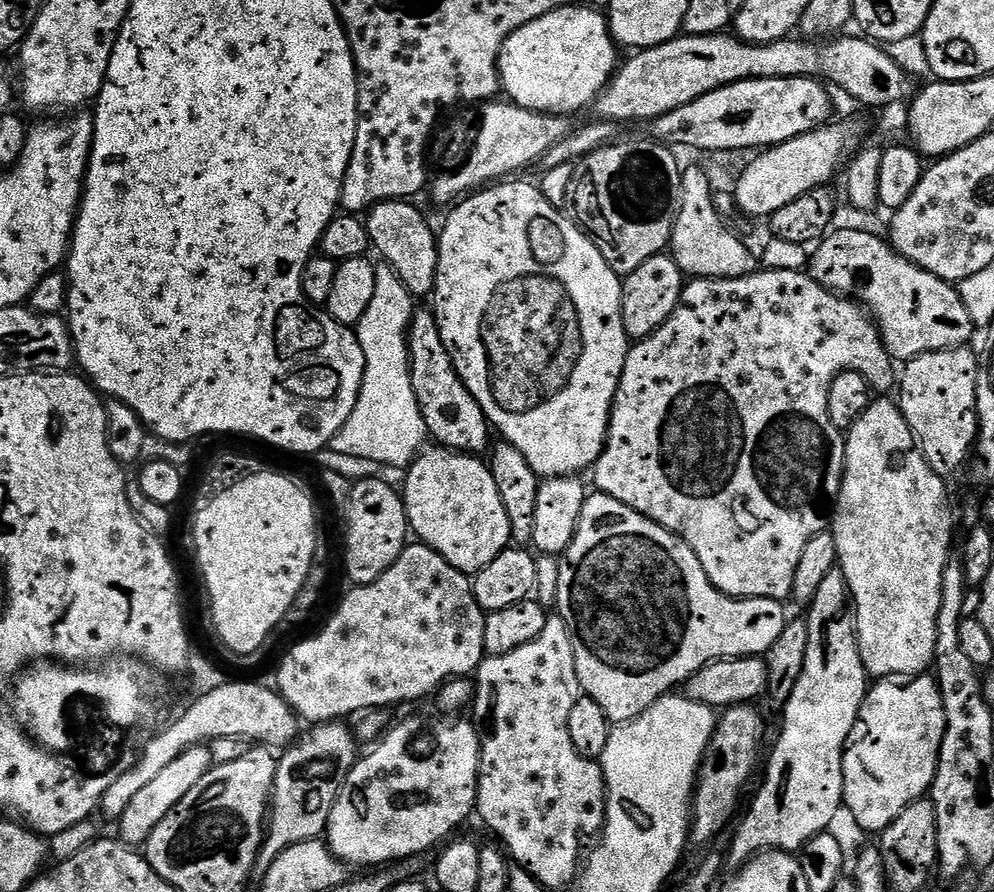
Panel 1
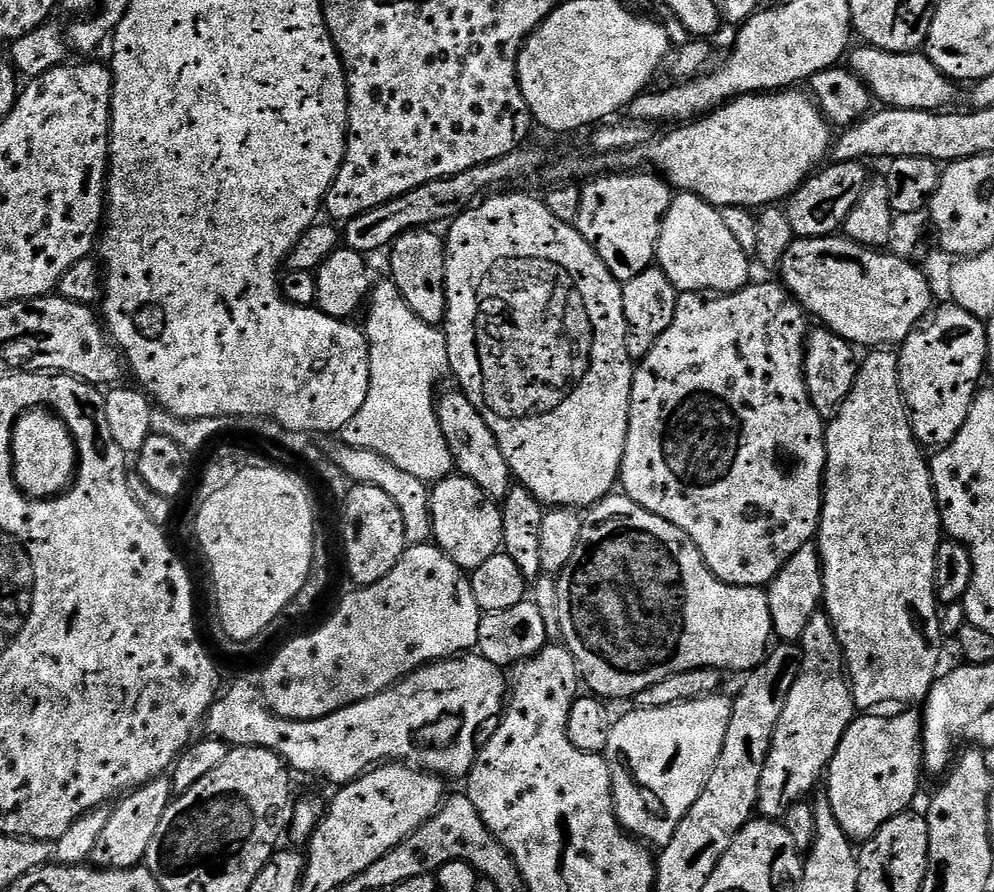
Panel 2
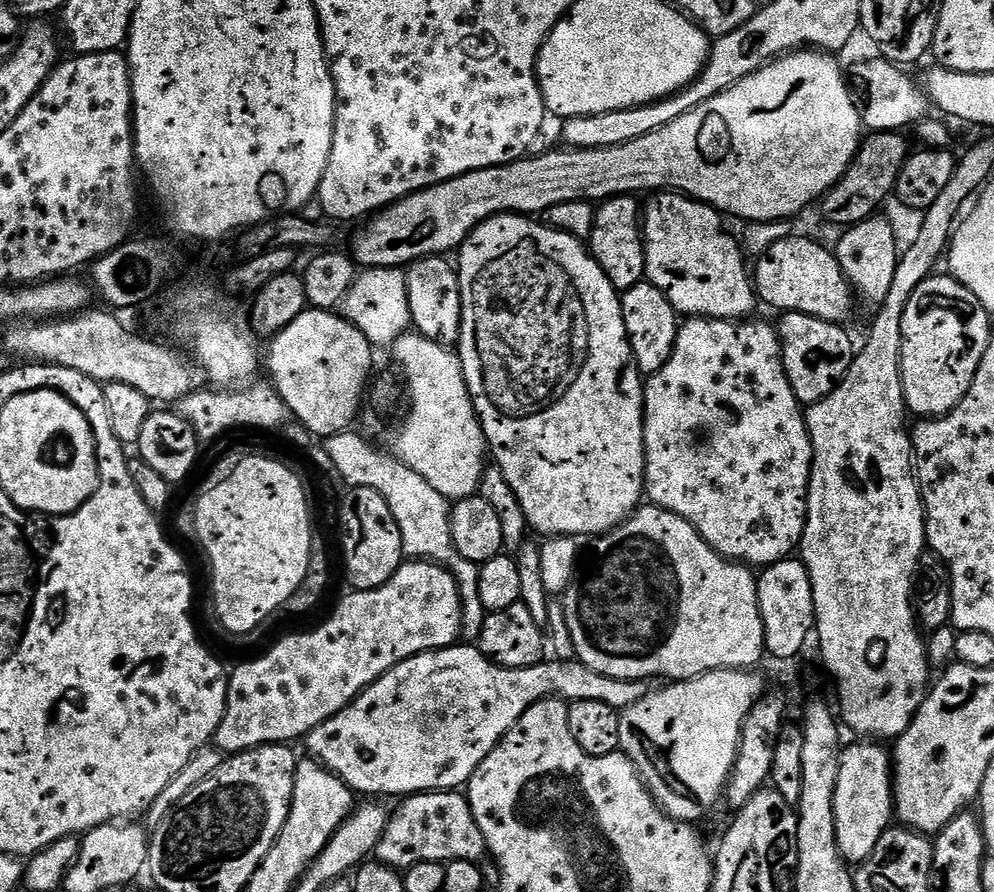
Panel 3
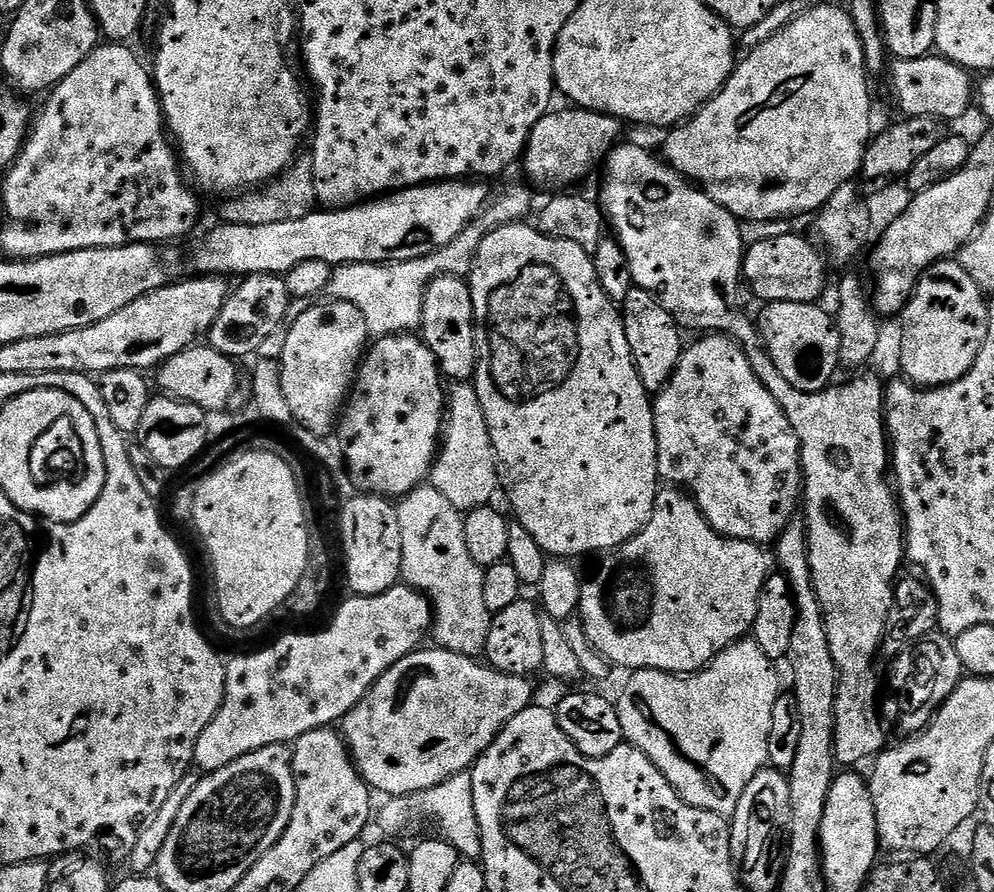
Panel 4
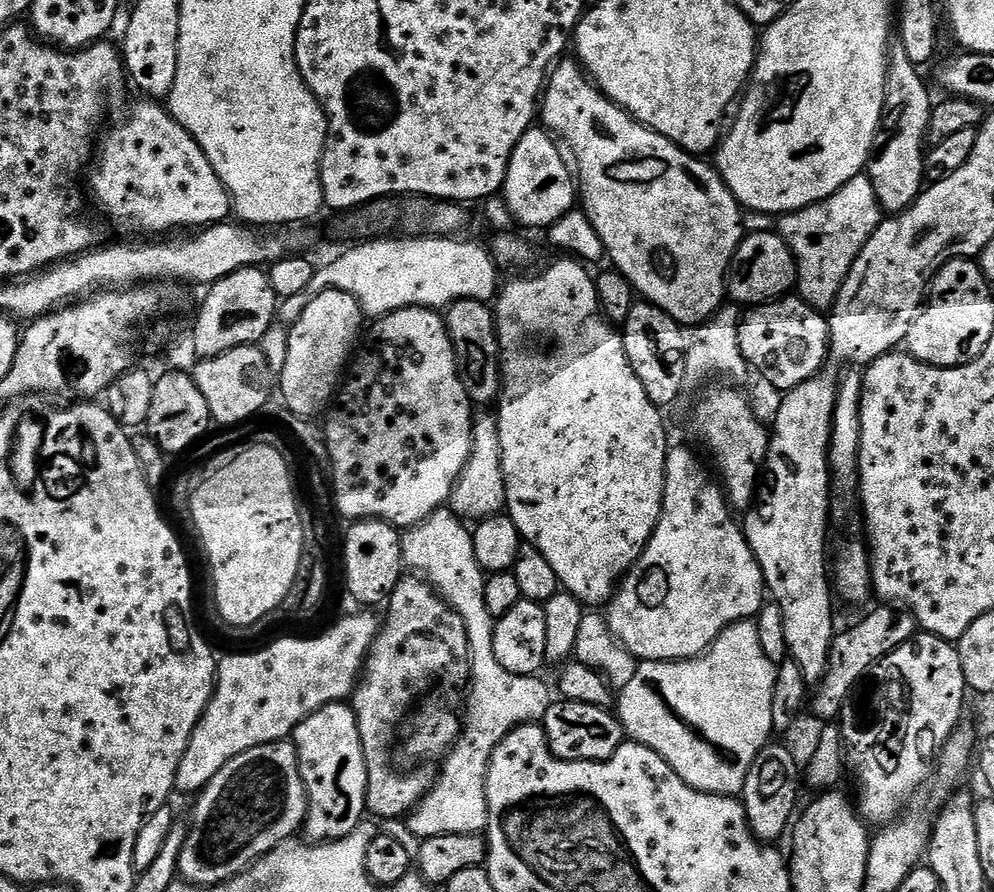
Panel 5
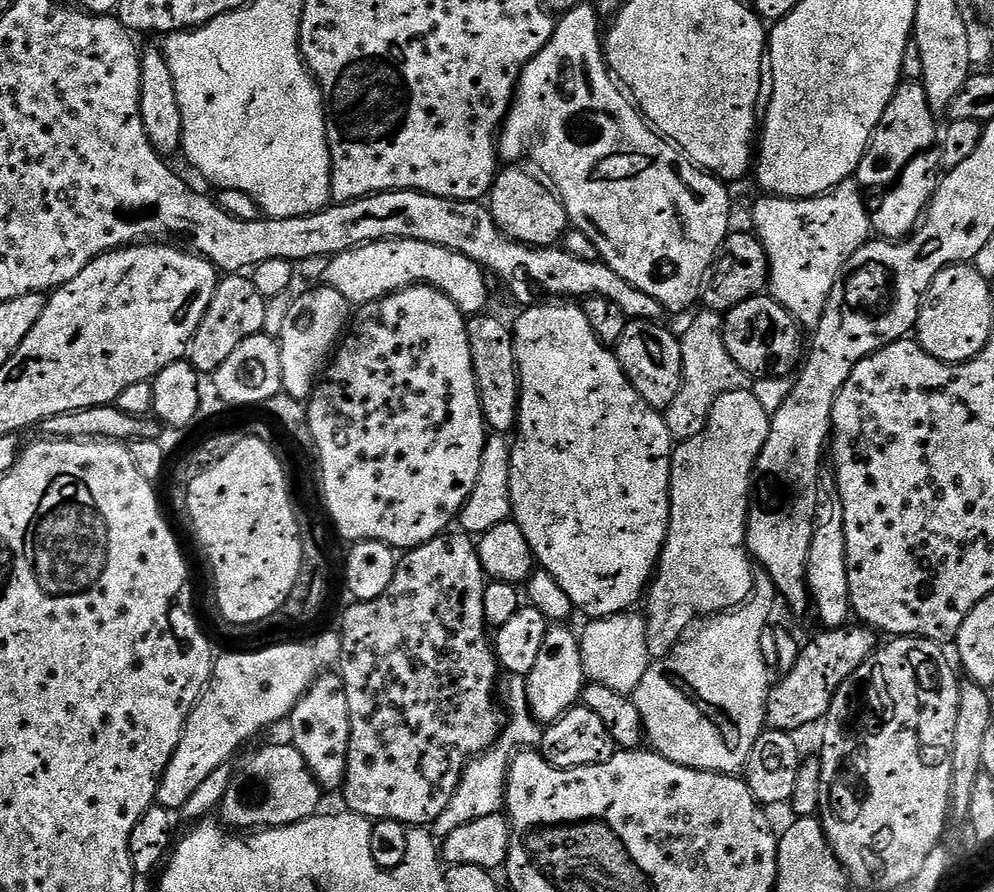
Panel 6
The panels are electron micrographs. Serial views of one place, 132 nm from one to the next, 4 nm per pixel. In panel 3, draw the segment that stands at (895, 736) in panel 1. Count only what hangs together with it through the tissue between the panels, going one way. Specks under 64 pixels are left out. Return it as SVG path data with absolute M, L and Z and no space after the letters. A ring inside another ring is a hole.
M856 742L843 749L838 770L838 786L834 790L834 822L836 823L836 841L838 850L845 861L859 866L870 858L878 838L894 820L894 793L892 790L892 761L889 749L879 748L876 742Z

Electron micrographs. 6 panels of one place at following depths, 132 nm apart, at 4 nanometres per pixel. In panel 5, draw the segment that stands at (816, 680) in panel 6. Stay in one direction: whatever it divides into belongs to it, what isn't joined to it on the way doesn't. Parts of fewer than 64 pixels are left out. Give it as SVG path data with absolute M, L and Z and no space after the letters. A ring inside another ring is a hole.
M884 602L869 614L865 620L857 622L853 628L839 633L832 642L832 657L828 659L828 673L815 685L810 696L810 712L820 719L820 722L832 722L841 714L845 700L849 699L852 687L869 675L873 665L884 659L896 647L908 643L917 635L918 625L916 617L911 611L900 606L893 606Z

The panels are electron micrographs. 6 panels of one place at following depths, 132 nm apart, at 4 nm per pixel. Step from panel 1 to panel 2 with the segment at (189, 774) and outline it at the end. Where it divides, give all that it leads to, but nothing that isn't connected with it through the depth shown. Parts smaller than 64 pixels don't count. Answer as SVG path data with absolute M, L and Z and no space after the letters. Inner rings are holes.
M168 778L150 780L147 784L129 791L112 808L110 822L106 822L106 830L102 830L102 838L98 838L98 846L94 846L92 851L91 863L101 870L143 865L150 850L150 842L154 842L154 834L158 834L162 814L166 814L173 799L172 782Z

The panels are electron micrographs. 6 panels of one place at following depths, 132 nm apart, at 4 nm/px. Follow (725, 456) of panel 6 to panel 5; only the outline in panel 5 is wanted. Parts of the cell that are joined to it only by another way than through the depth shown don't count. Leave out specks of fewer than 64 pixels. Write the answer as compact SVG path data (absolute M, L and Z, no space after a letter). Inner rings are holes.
M669 447L658 526L652 531L644 553L636 559L606 605L609 630L621 648L637 661L694 660L703 656L728 627L739 620L753 619L766 603L762 570L750 550L743 527L732 521L734 512L723 487L709 472L696 461L690 449Z

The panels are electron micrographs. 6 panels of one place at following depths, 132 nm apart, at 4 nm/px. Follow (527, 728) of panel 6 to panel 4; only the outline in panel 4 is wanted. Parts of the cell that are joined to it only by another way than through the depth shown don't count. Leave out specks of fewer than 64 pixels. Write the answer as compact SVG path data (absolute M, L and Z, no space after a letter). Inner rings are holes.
M421 486L408 493L396 504L398 527L402 529L402 570L400 580L409 588L415 588L421 596L425 596L432 606L434 617L435 647L445 648L447 652L463 656L479 657L486 646L486 638L490 634L490 622L494 613L486 610L486 602L482 598L482 582L484 569L474 558L470 558L470 549L466 546L464 533L464 516L457 508L450 506L449 500L438 494L431 486ZM460 772L456 776L451 776L450 778L446 778L446 782L438 782L438 786L430 786L430 790L422 790L421 792L412 792L408 796L393 796L391 798L385 799L383 801L385 804L381 806L379 805L378 811L374 816L374 824L377 824L378 827L381 828L382 831L385 832L385 837L388 838L396 838L396 835L399 832L420 832L423 828L433 828L435 835L439 837L441 840L445 840L450 846L454 846L454 850L459 852L461 857L465 860L474 860L479 861L482 857L482 834L480 833L480 827L478 826L478 814L474 814L474 782L472 781L471 775L468 772Z

